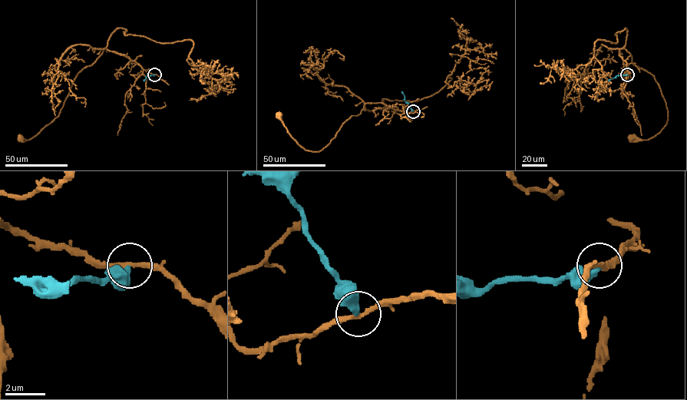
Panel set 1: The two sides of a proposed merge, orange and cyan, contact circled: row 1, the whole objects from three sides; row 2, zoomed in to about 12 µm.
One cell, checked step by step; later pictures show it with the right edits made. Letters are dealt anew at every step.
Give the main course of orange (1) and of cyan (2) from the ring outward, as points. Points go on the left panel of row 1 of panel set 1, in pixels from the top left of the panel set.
1: (154, 74), (147, 72), (125, 56), (105, 48), (94, 62), (78, 74), (60, 114), (30, 140), (21, 137)
2: (154, 74), (146, 75), (143, 80)

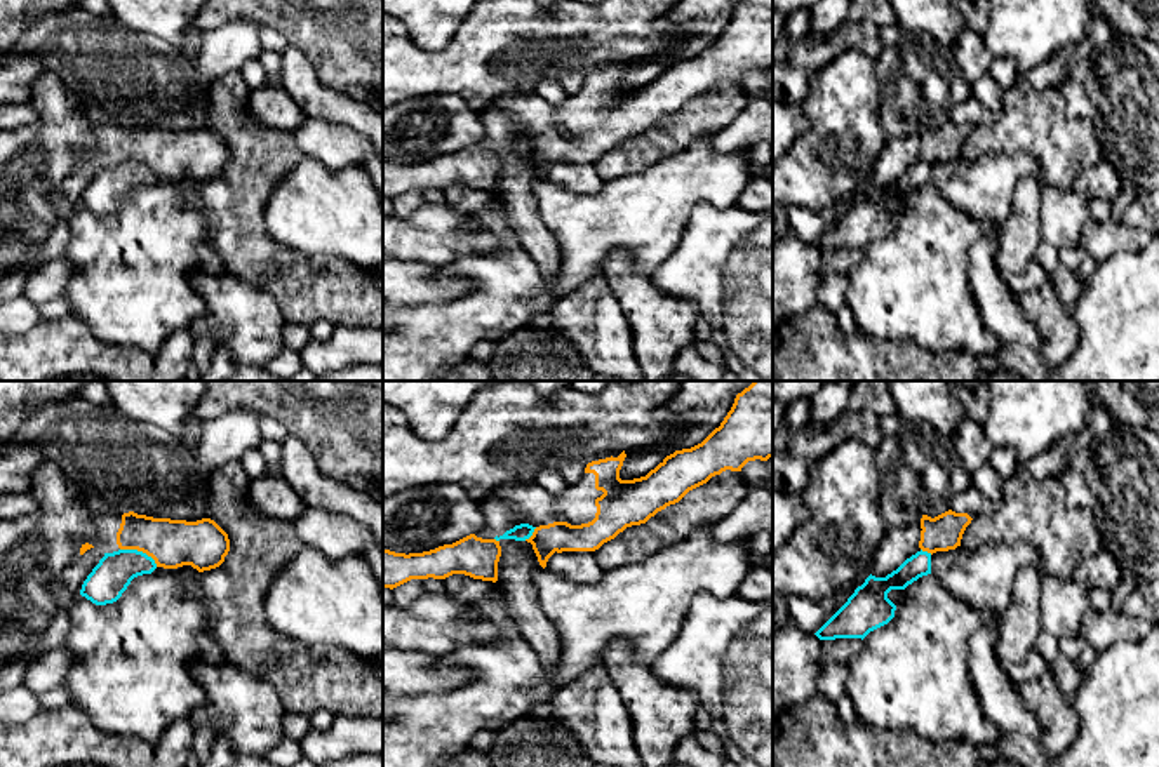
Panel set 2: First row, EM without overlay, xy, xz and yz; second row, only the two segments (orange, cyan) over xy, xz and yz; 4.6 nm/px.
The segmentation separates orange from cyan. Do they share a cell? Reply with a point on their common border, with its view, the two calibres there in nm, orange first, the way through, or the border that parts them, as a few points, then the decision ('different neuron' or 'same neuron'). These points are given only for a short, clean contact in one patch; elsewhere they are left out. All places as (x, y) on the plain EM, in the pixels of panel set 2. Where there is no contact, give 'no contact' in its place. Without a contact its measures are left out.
contact xy (140, 160); calibres 220 and 180 nm; border xy (120, 159), (141, 160), (157, 176); different neuron

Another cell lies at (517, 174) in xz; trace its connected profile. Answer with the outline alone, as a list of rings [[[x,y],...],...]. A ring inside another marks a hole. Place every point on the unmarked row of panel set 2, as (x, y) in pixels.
[[[520,134],[494,148],[503,151],[496,193],[503,202],[508,226],[538,263],[539,271],[552,278],[559,270],[560,252],[553,233],[541,221],[534,197],[534,184],[543,179],[527,151],[534,139],[529,134]]]

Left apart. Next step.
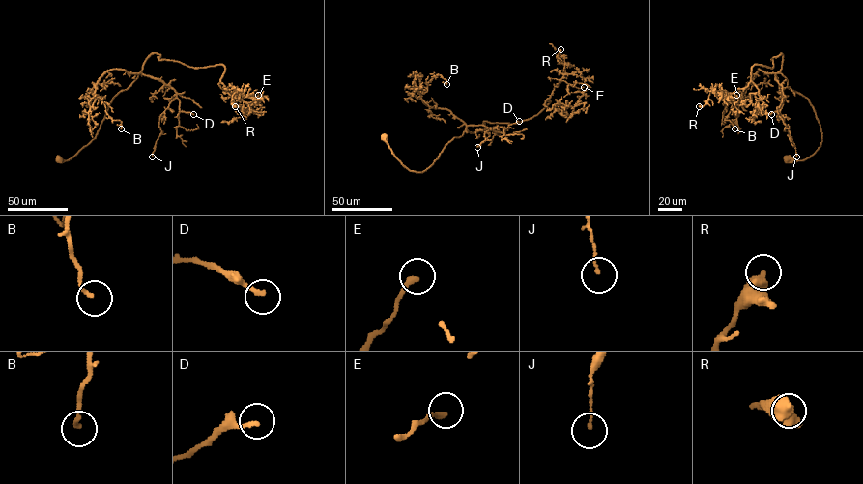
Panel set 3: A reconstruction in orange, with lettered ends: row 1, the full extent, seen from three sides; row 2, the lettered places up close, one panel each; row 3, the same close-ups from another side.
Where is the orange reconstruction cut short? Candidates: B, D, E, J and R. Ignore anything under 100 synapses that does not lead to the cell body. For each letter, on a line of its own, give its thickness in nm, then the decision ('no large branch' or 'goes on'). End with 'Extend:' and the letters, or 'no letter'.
B: calibre 140 nm; no large branch
D: calibre 180 nm; no large branch
E: calibre 220 nm; no large branch
J: calibre 110 nm; no large branch
R: calibre 600 nm; no large branch
Extend: no letter

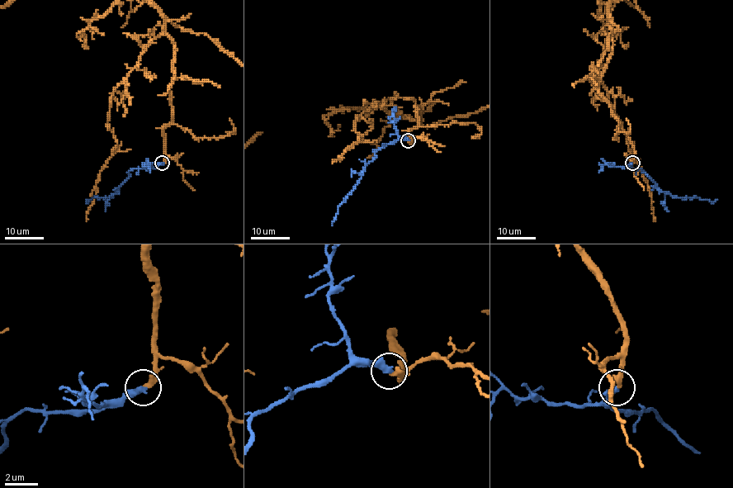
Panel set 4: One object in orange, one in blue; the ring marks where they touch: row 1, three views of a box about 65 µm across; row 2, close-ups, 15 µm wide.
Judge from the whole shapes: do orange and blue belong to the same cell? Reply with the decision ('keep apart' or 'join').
join

